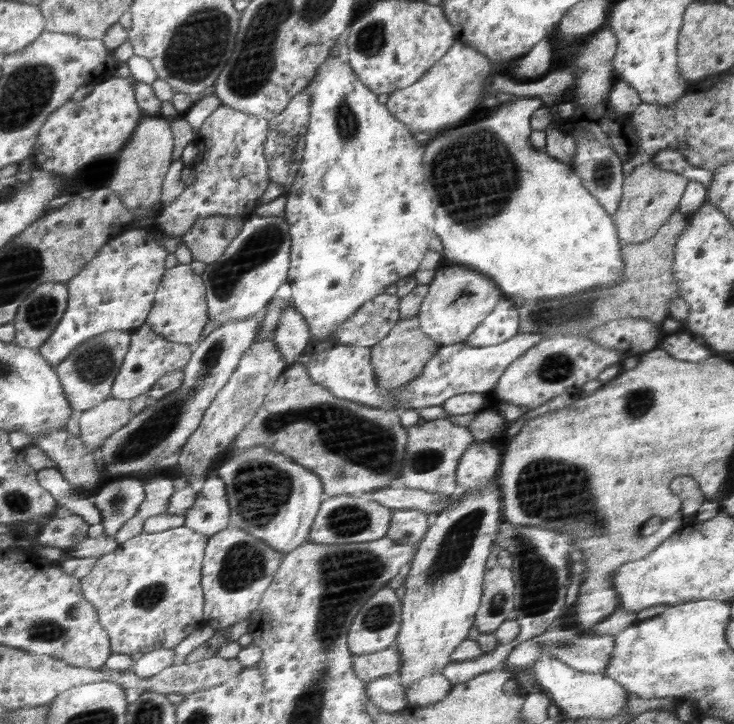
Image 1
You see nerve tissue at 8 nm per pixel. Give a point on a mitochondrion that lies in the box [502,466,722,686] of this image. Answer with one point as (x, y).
(539, 576)

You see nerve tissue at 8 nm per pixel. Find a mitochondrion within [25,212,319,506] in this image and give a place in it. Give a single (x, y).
(150, 434)

